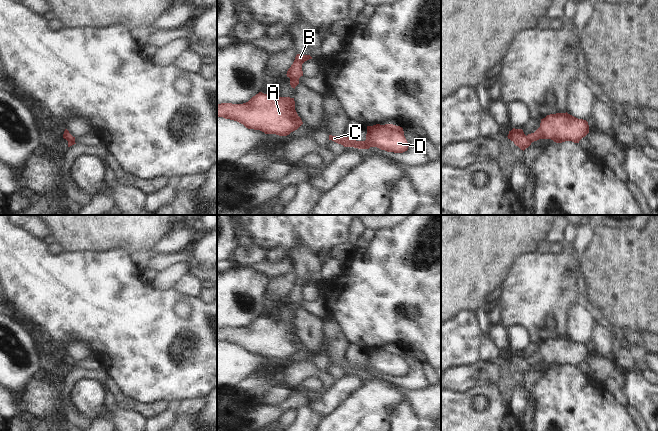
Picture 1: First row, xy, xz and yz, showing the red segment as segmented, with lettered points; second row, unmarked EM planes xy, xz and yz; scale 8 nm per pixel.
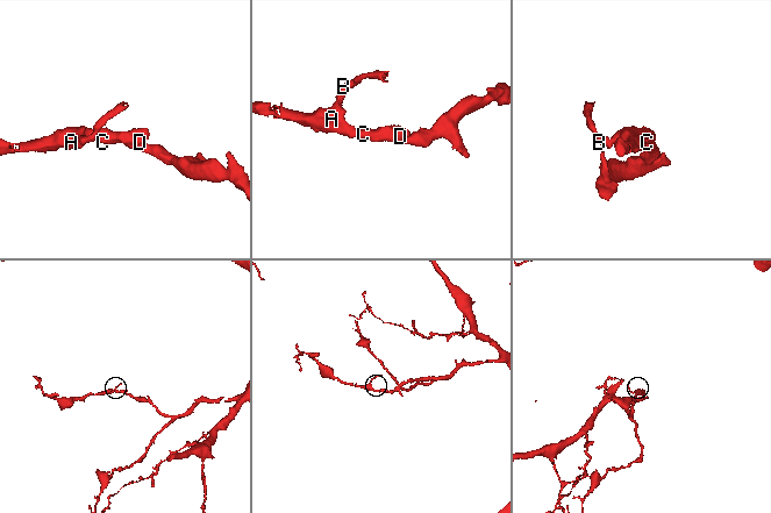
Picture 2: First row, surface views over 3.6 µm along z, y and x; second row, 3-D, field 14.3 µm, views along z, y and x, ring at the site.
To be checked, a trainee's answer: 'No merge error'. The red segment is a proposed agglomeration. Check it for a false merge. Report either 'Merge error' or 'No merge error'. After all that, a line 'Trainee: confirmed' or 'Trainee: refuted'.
Merge error.
Trainee: refuted

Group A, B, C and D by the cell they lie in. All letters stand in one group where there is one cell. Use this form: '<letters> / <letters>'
A C D / B

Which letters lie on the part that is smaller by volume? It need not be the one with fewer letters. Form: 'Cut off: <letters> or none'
Cut off: B

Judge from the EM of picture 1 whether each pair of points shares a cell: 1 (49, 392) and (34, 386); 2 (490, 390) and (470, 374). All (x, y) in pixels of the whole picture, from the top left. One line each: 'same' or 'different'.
1: same
2: different

